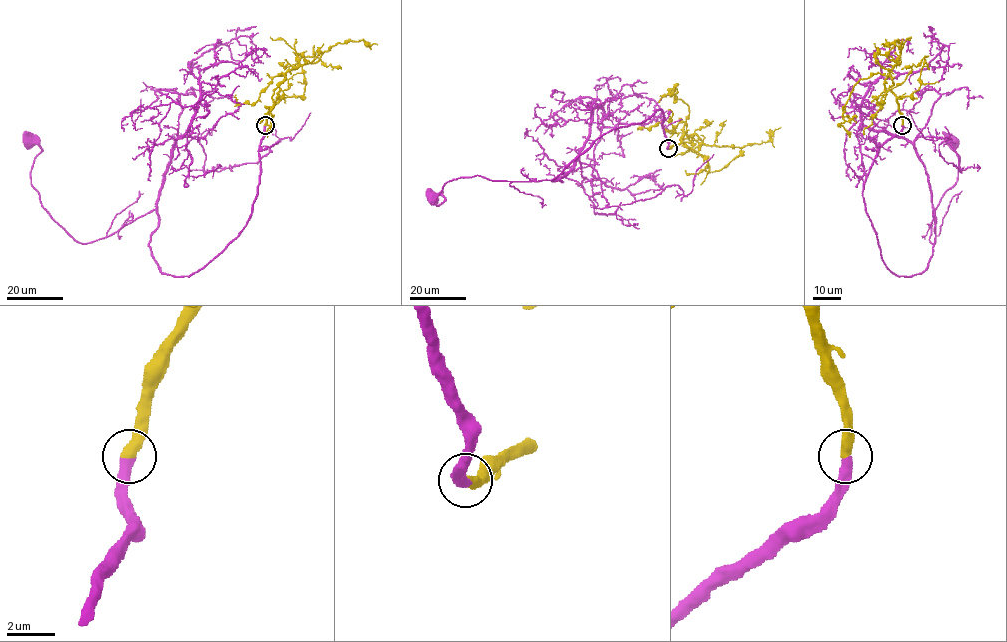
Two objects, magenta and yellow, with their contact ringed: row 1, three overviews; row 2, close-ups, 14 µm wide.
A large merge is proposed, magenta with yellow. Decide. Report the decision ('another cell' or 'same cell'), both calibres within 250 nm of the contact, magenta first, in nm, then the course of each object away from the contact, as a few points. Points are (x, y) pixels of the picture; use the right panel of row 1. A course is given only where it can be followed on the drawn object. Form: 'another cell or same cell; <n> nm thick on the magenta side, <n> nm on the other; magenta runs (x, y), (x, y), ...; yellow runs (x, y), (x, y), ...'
same cell; 440 nm thick on the magenta side, 480 nm on the other; magenta runs (903, 125), (862, 197), (899, 276), (932, 255), (952, 141); yellow runs (903, 125), (899, 103), (889, 89), (893, 81), (888, 70), (900, 63), (902, 44), (896, 40), (881, 44)

